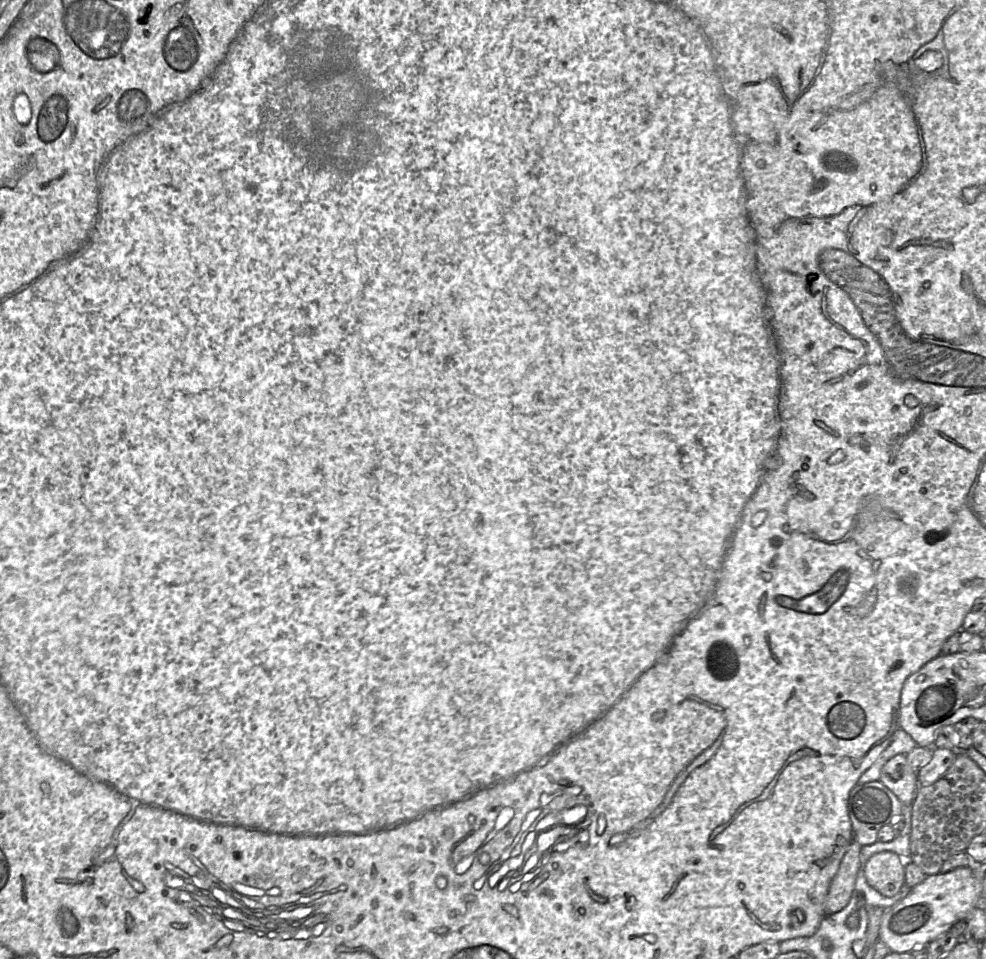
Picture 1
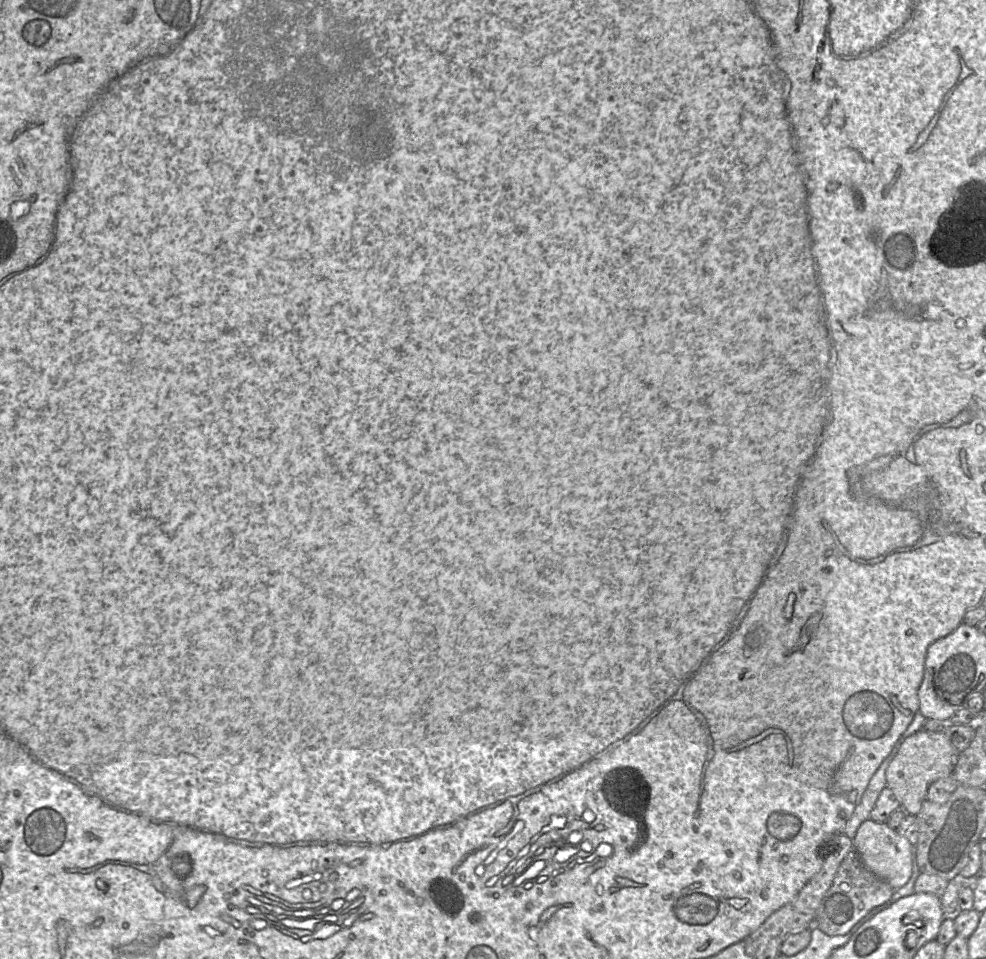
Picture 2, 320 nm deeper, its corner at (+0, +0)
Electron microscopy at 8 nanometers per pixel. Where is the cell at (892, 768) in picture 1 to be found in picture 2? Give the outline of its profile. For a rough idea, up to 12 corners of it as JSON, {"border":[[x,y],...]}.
{"border":[[921,729],[886,770],[886,787],[916,816],[929,786],[953,774],[945,732]]}

